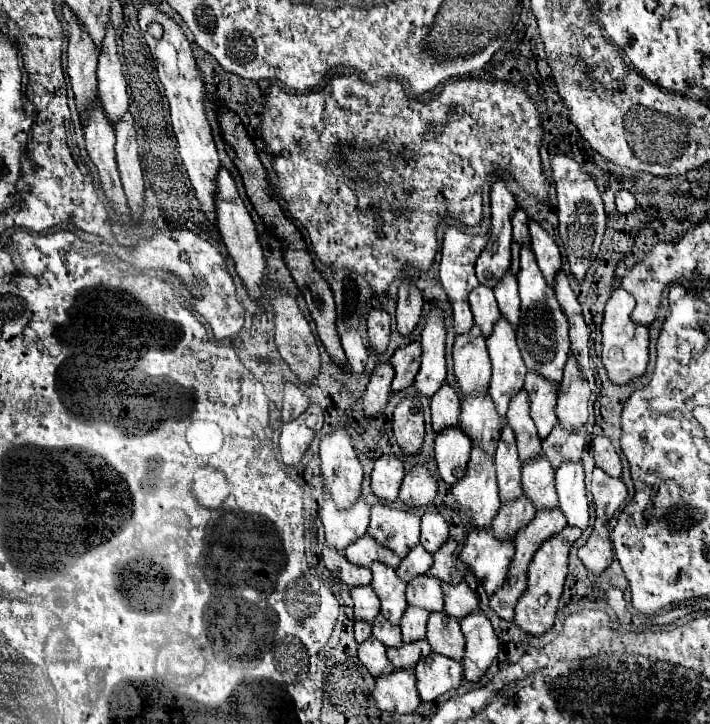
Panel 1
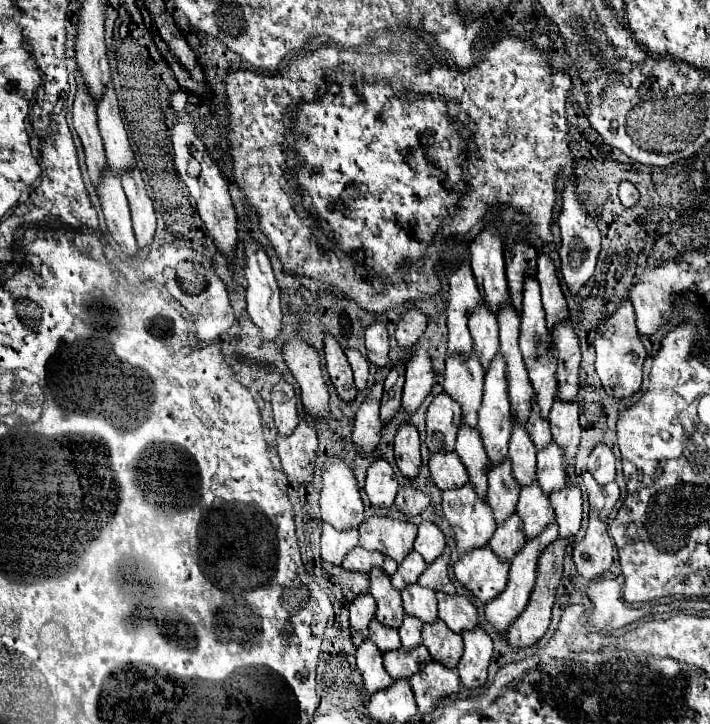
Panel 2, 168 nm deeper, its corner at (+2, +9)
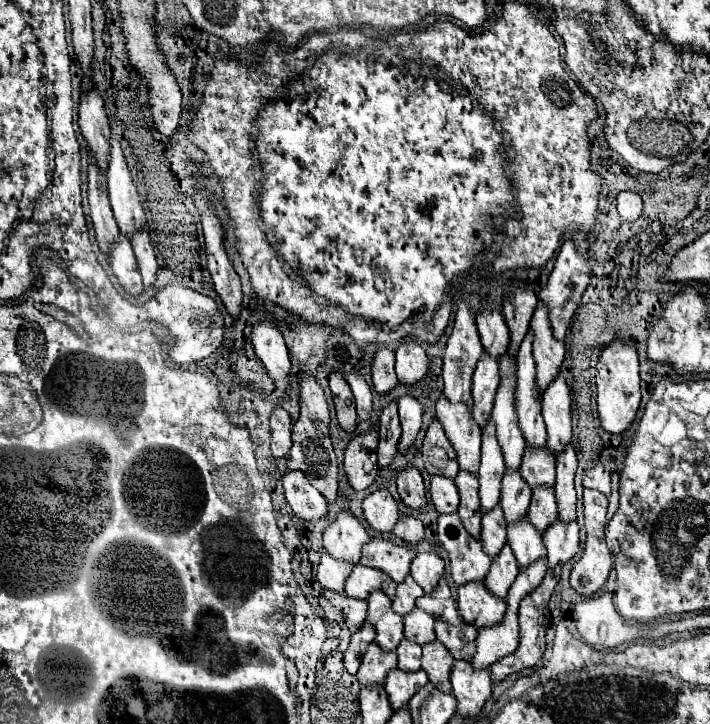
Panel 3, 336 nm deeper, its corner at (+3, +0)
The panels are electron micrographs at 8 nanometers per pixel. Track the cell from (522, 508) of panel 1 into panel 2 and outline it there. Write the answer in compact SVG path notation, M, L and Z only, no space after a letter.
M513 513L503 525L497 527L489 547L499 555L501 561L513 561L515 553L525 545L525 535L521 533L521 519Z

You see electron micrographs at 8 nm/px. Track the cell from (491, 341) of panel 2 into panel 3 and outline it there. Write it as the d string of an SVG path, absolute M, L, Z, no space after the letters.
M484 350L478 364L476 364L474 380L472 380L472 400L474 400L472 414L474 414L476 422L480 424L480 428L486 424L486 420L492 412L498 384L500 384L498 360Z

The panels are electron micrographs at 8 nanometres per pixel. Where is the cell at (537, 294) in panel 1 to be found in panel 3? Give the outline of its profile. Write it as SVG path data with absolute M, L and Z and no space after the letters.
M532 330L520 344L516 354L518 362L518 388L516 388L516 410L520 430L526 438L528 446L544 446L546 444L546 428L540 416L540 400L542 392L536 384L536 362L532 356Z

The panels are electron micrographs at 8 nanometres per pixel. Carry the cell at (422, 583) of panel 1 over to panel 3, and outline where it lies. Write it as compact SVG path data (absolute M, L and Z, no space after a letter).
M414 608L410 612L410 616L404 616L404 636L408 640L416 640L418 644L426 644L426 642L436 640L434 616L428 616L428 612Z

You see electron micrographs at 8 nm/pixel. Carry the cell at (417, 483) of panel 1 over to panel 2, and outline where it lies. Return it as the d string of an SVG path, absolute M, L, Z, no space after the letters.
M413 485L401 487L399 493L397 493L397 499L395 499L395 507L401 513L405 513L407 517L419 515L429 507L429 495L425 495L423 491L415 489Z

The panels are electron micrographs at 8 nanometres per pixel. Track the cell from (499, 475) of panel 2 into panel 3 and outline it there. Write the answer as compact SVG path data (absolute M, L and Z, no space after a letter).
M496 504L496 508L492 508L492 512L486 512L482 516L482 534L480 534L482 546L484 550L490 554L490 558L494 558L500 548L506 542L506 520L504 520L504 512L500 512L500 504Z

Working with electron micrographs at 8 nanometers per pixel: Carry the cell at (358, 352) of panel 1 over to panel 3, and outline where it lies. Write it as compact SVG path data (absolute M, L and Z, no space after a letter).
M348 372L346 382L352 388L354 400L356 400L356 410L358 410L358 420L366 420L370 410L372 410L372 390L368 386L368 382L364 380L364 376Z

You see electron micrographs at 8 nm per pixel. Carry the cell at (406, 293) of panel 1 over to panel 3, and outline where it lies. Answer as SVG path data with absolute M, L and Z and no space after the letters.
M408 340L396 350L396 376L400 384L416 384L428 370L428 356L416 340Z

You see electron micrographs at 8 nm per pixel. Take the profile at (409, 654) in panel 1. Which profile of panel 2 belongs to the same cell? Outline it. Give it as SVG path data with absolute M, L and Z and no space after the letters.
M423 645L415 647L413 651L399 649L399 651L389 651L389 653L383 655L385 671L389 671L389 675L393 679L409 679L425 663L431 663L431 655Z

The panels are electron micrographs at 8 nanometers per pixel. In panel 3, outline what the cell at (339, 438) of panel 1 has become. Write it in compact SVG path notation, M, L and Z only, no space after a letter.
M340 510L336 520L324 530L324 548L336 560L352 560L356 564L360 550L368 540L368 532L350 510Z

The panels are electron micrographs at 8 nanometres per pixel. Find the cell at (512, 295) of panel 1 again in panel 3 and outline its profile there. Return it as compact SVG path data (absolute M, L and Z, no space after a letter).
M504 352L500 356L500 388L496 394L492 420L496 424L498 442L504 452L504 462L510 470L520 468L526 440L516 420L516 358Z

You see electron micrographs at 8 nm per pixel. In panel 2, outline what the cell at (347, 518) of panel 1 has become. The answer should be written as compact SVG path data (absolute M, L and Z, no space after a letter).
M327 523L321 535L321 559L331 565L341 565L343 557L359 543L359 533L355 531L333 531Z

